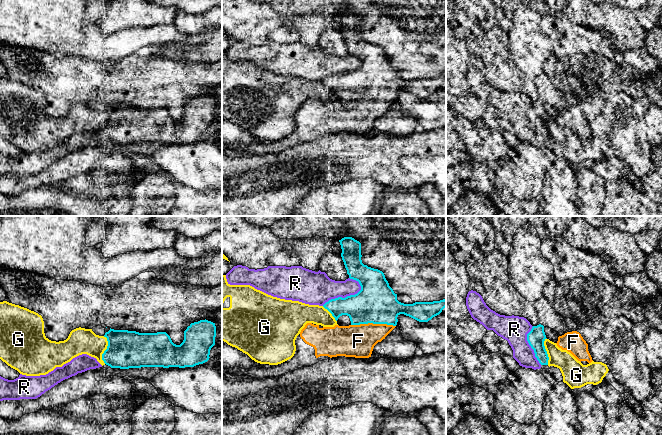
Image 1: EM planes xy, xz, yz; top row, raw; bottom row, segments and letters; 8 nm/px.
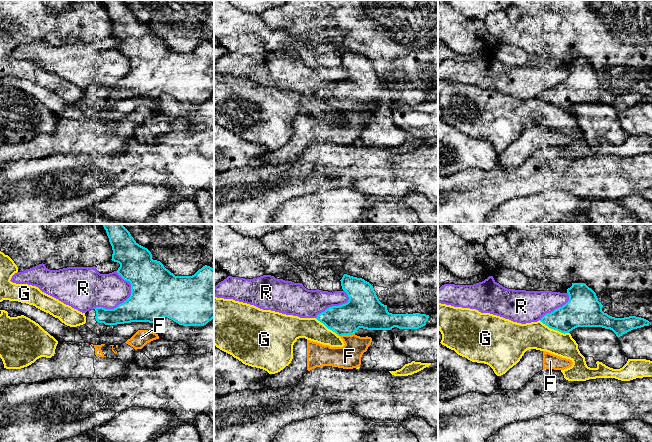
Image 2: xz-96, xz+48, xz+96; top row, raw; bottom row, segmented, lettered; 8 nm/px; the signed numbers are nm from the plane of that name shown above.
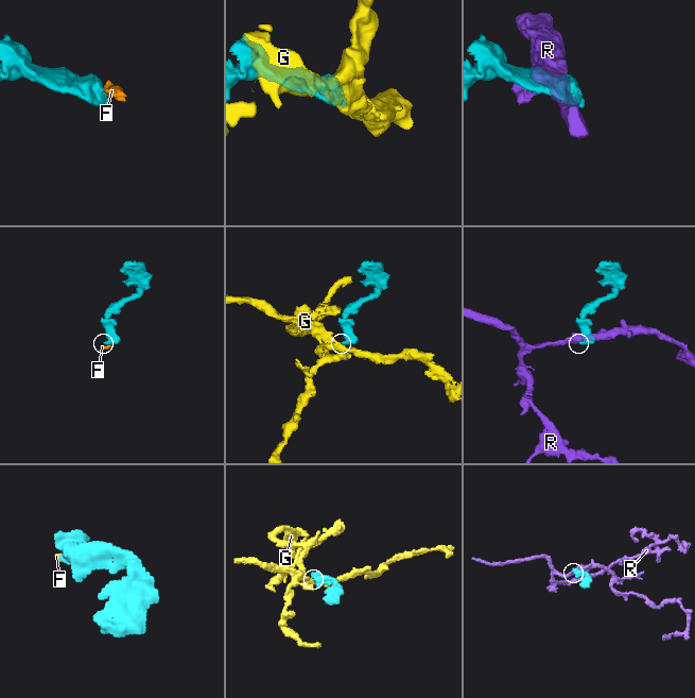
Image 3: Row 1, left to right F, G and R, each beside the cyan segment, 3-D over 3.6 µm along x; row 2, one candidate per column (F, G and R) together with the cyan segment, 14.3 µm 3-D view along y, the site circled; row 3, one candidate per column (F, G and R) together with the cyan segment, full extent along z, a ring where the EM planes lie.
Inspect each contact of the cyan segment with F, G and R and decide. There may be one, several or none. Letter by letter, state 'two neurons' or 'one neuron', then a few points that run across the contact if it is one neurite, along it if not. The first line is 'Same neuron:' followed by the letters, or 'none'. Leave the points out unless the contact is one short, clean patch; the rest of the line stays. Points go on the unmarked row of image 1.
Same neuron: F
F: one neuron; line xz (376, 78), (373, 87), (373, 99), (358, 117)
G: two neurons
R: two neurons

